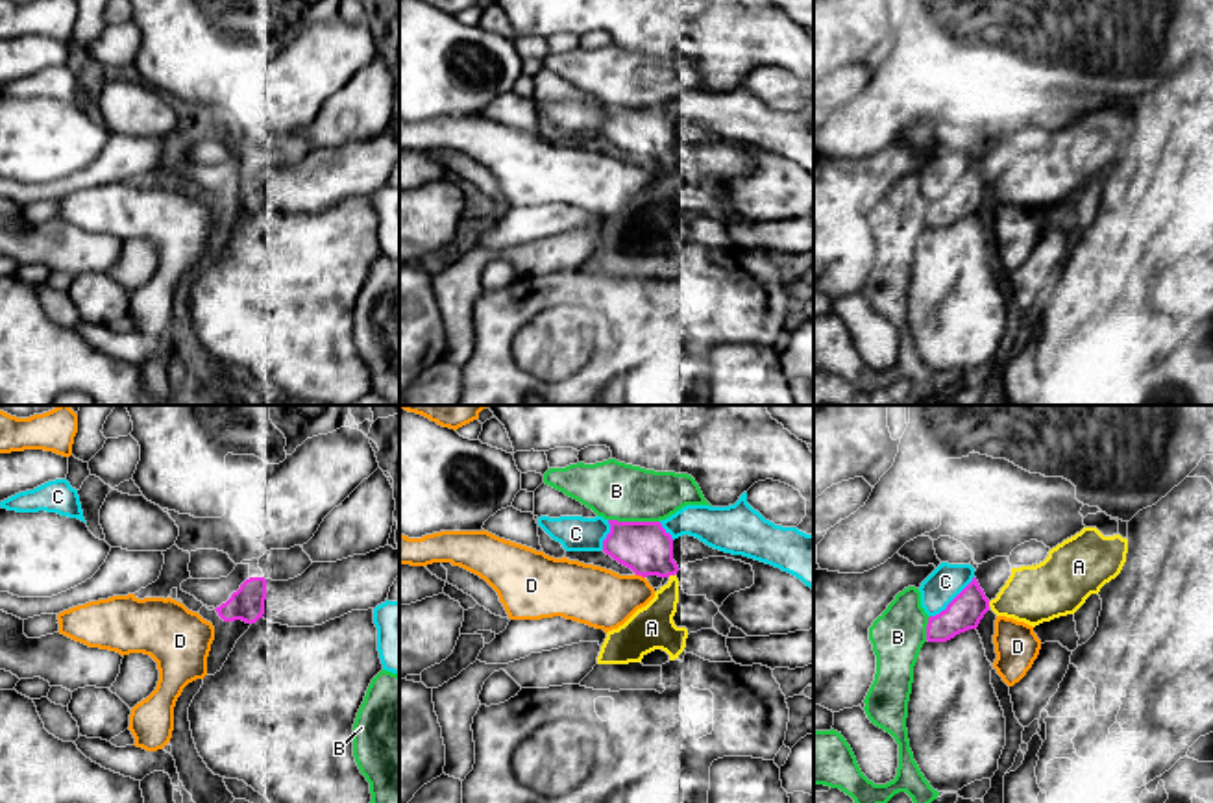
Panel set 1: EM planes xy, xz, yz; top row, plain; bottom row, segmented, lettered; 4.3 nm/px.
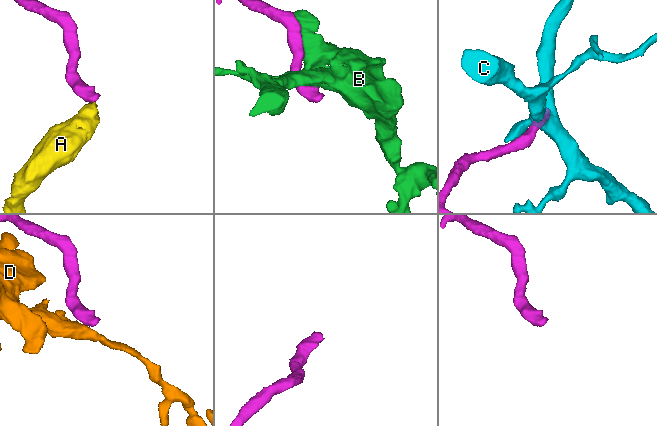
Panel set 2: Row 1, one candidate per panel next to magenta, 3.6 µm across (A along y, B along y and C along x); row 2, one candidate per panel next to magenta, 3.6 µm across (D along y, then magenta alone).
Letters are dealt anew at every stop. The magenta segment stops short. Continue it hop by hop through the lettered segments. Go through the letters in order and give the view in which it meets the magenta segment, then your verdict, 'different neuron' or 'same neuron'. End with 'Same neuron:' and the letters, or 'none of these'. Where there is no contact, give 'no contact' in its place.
A: xz | different neuron
B: xz | different neuron
C: yz | different neuron
D: xz | different neuron
Same neuron: none of these

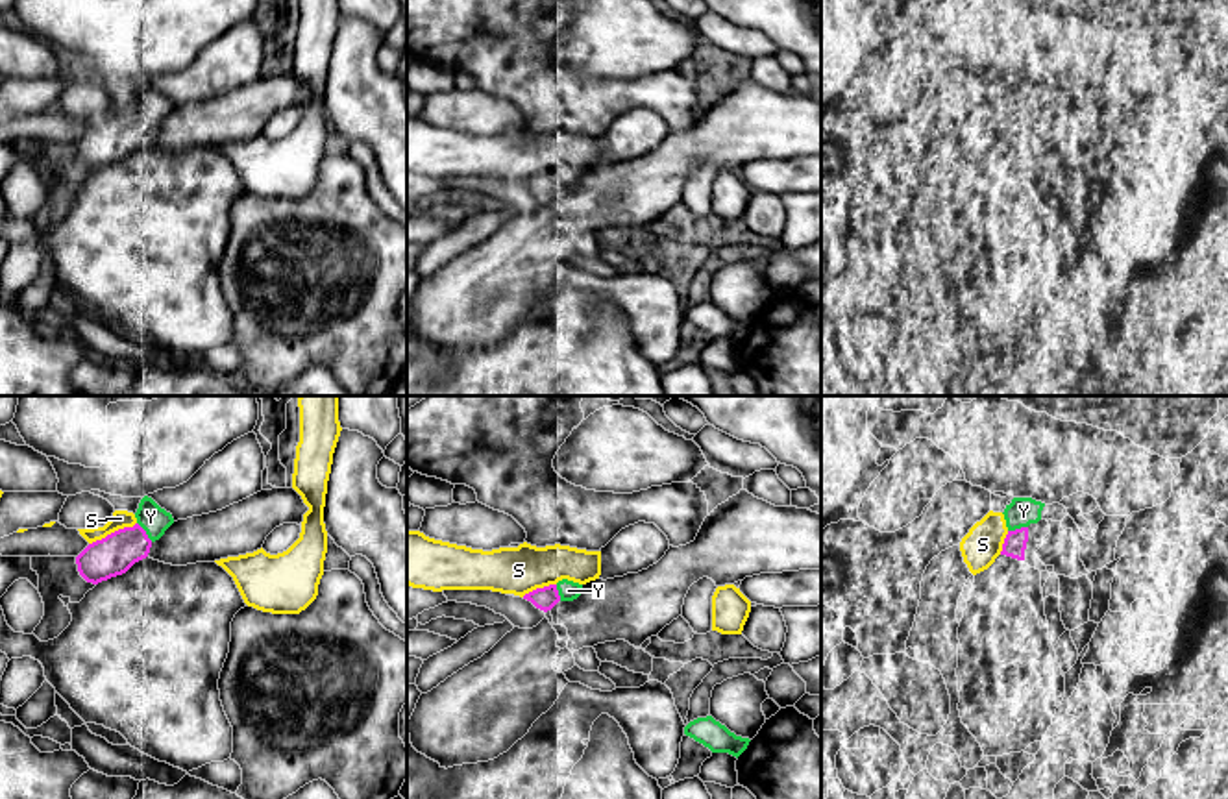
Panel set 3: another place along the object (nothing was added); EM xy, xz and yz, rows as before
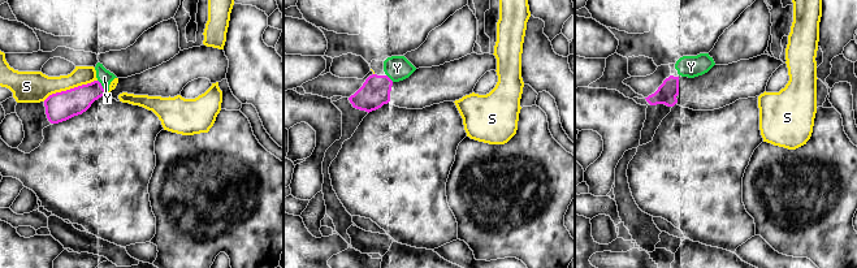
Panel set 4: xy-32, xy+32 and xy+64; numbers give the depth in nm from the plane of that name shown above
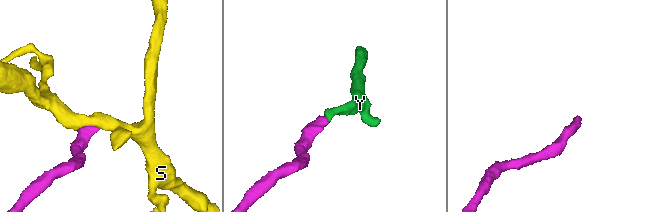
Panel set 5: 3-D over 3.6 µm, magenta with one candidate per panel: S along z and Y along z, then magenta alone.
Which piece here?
S: xy | different neuron
Y: yz | same neuron
Same neuron: Y

